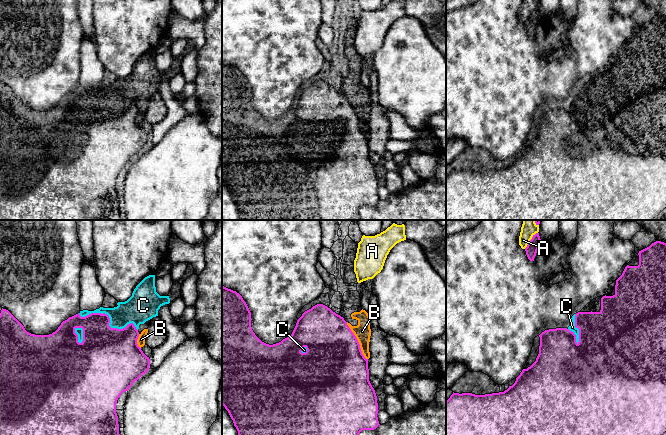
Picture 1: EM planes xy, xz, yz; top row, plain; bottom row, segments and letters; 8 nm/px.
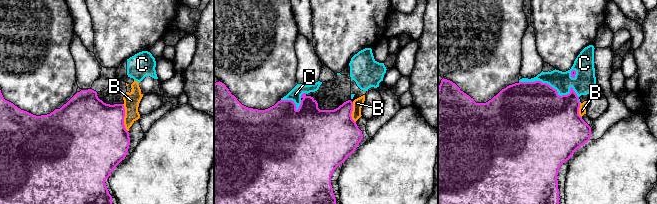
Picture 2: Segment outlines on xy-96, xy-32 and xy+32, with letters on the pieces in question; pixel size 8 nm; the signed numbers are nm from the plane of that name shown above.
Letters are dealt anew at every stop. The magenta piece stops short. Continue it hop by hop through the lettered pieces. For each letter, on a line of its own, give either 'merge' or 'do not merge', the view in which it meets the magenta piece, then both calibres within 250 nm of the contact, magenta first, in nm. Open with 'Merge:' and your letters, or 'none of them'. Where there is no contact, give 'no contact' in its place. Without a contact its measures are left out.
Merge: none of them
A: do not merge; contact in yz; calibres 90 and 130 nm
B: do not merge; contact in xz; calibres 480 and 140 nm
C: do not merge; contact in xy; calibres 400 and 220 nm

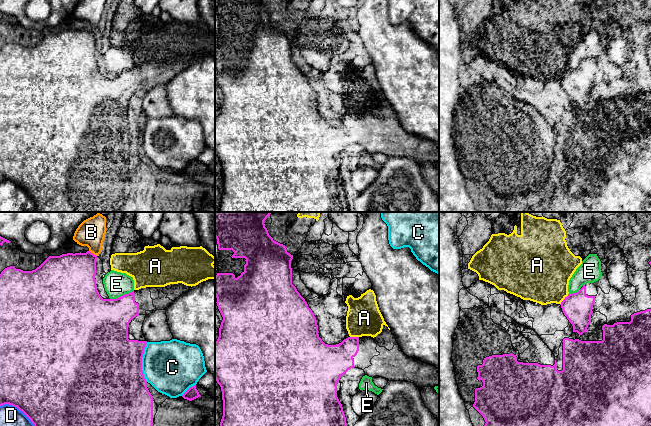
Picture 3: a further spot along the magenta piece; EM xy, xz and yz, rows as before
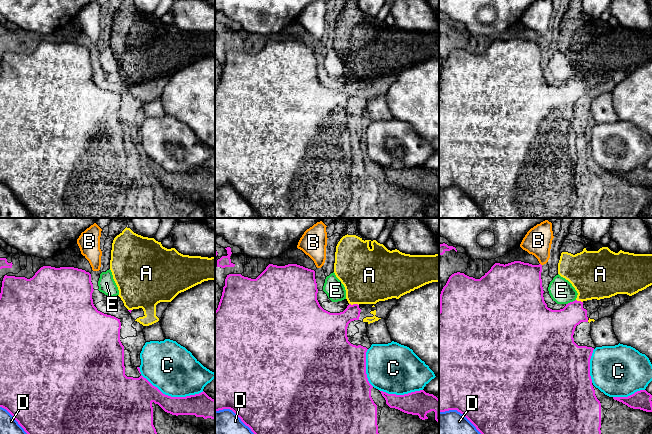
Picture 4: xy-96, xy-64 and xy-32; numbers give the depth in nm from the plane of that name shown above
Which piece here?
Merge: none of them
A: do not merge; contact in yz; calibres 240 and 420 nm
B: do not merge; contact in xy; calibres 360 and 220 nm
C: do not merge; contact in xy; calibres 500 and 420 nm
D: do not merge; contact in xy; calibres 500 and 160 nm
E: do not merge; contact in xy; calibres 380 and 200 nm

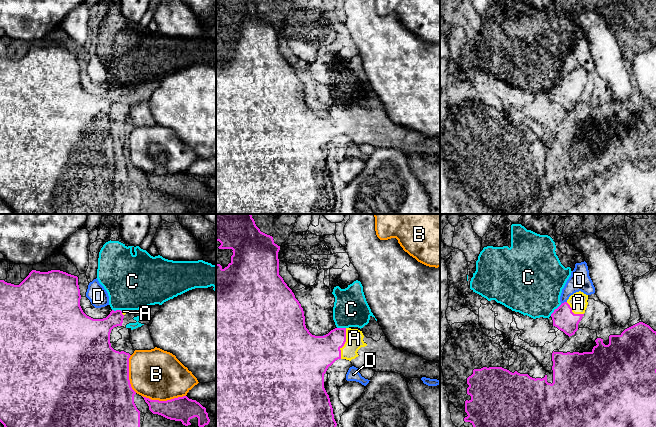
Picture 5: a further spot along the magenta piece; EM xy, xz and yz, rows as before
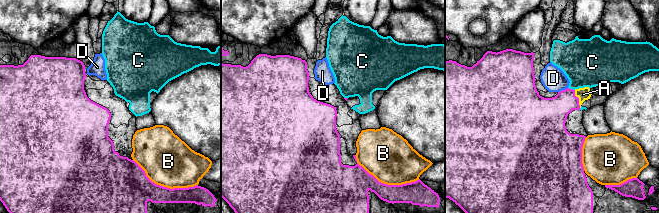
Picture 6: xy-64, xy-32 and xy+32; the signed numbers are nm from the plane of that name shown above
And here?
Merge: A
A: merge; contact in xz; calibres 300 and 140 nm
B: do not merge; contact in xy; calibres 200 and 400 nm
C: do not merge; contact in yz; calibres 180 and 460 nm
D: do not merge; contact in yz; calibres 180 and 160 nm

